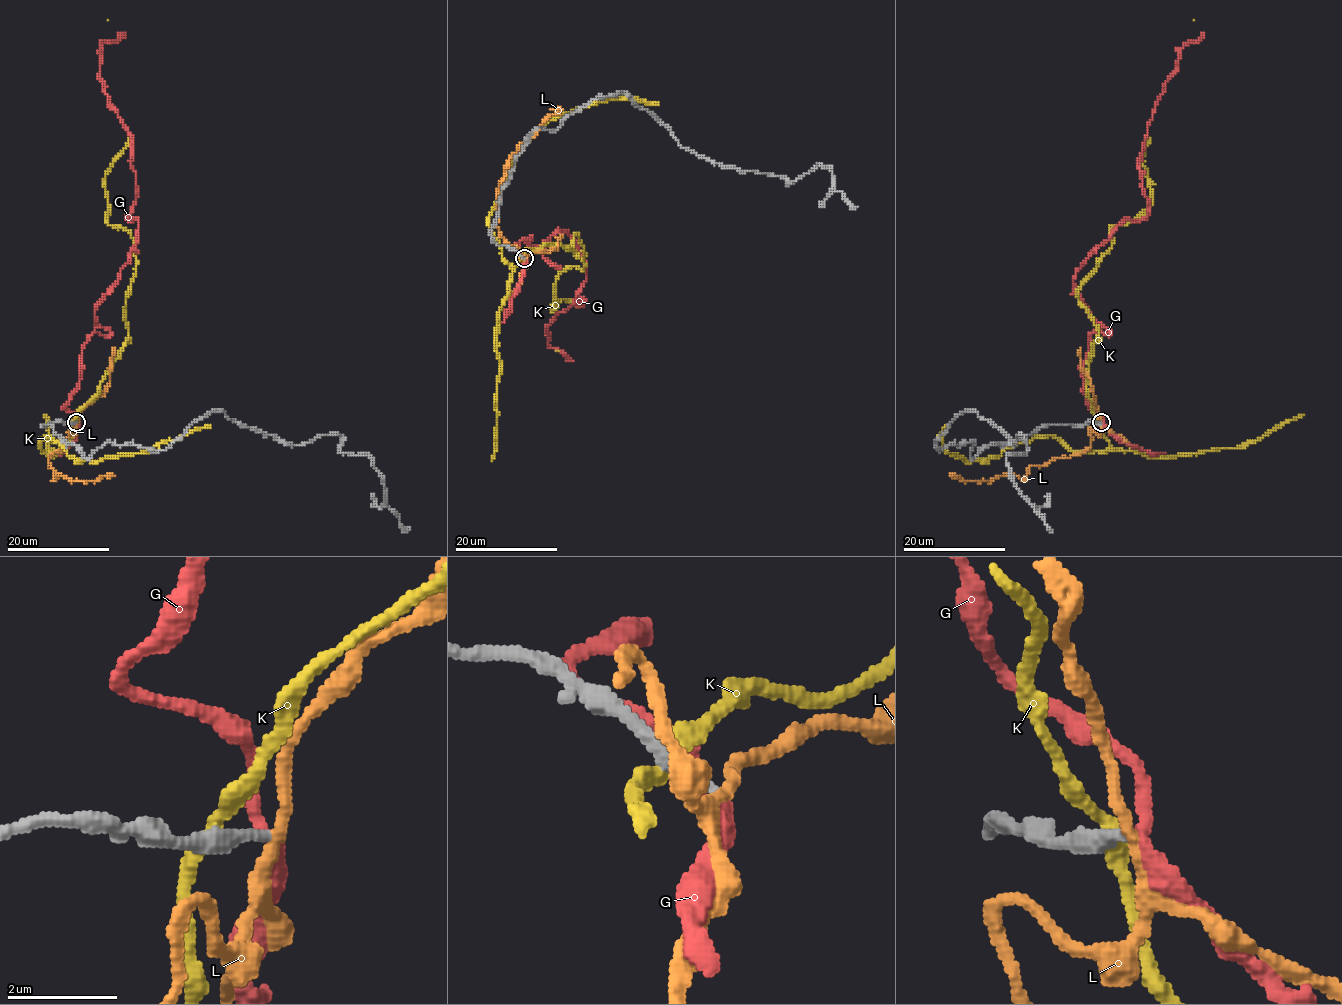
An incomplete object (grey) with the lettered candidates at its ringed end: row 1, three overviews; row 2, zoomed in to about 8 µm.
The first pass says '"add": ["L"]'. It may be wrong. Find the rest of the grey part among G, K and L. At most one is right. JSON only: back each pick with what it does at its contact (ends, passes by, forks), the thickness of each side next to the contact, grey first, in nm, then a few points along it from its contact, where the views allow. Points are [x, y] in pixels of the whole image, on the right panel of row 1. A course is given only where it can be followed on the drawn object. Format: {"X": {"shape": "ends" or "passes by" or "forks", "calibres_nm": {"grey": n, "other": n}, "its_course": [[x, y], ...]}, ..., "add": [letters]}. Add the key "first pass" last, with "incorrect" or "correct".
{"G": {"shape": "passes by", "calibres_nm": {"grey": 260, "other": 240}, "its_course": [[1102, 423], [1082, 364], [1087, 338], [1111, 332], [1075, 273], [1148, 214], [1145, 134], [1203, 34]]}, "add": ["G"], "first pass": "incorrect"}

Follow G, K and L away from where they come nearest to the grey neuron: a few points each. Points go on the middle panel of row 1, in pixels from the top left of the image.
G: (524, 259), (528, 239), (557, 268), (543, 243), (576, 242), (583, 305), (547, 326), (574, 360)
K: (520, 256), (547, 243), (575, 255), (578, 235), (584, 252), (555, 282), (552, 305), (576, 307), (555, 351)
L: (525, 259), (519, 247), (512, 248), (499, 232), (497, 188), (503, 182), (507, 161), (544, 120), (562, 109)

